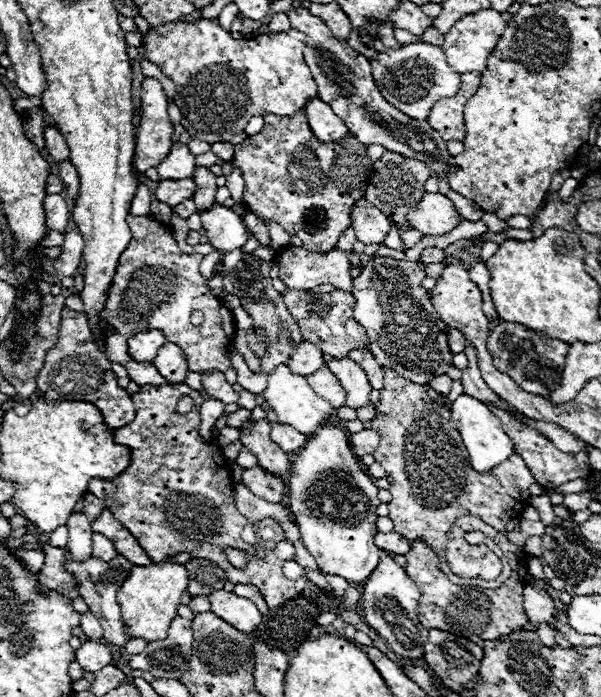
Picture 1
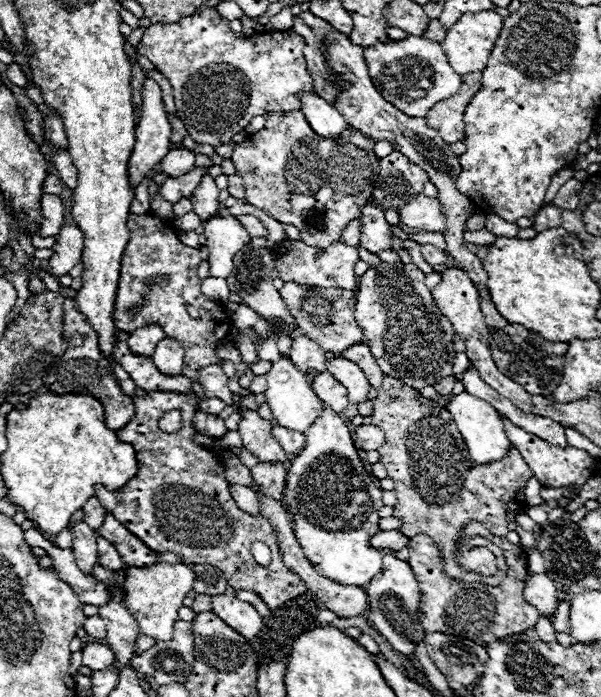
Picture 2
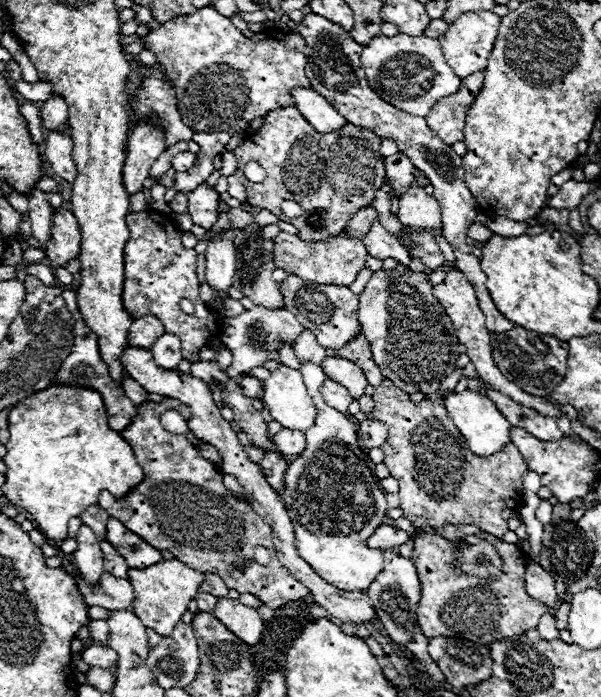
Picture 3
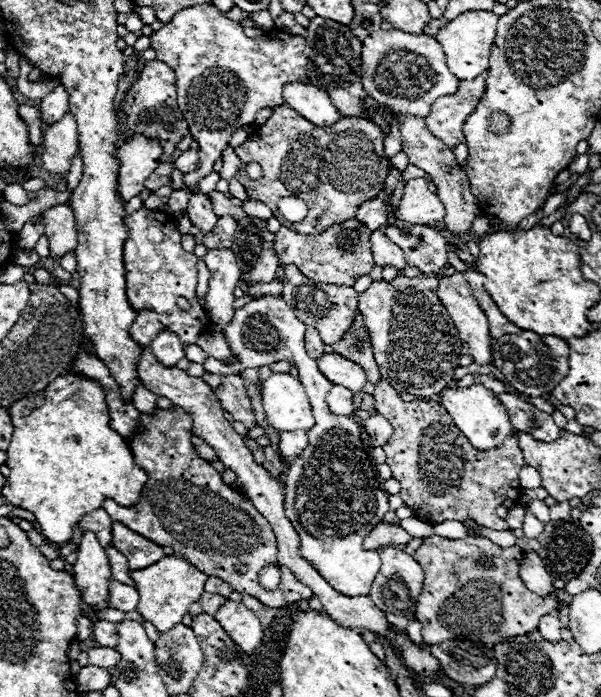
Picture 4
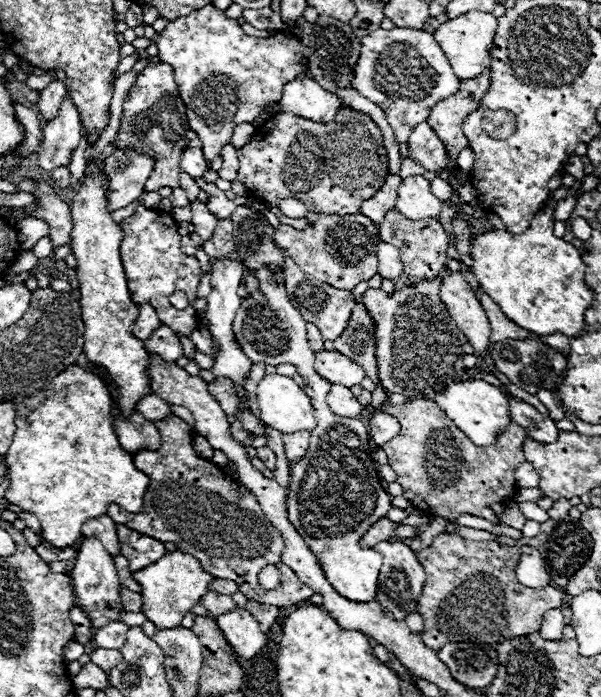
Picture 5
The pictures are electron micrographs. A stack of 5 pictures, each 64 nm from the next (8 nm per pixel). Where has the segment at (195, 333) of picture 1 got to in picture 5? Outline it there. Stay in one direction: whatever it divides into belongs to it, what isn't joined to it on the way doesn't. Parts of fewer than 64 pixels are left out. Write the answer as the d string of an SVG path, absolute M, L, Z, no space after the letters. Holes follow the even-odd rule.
M142 204L136 208L136 212L130 218L122 220L124 240L120 244L120 256L122 266L128 278L130 296L134 296L134 304L154 304L154 310L158 312L158 318L174 328L180 336L190 336L200 326L200 316L194 306L188 306L186 310L176 310L170 304L170 294L184 292L190 302L196 300L196 288L202 276L200 264L194 256L186 256L180 250L180 234L178 234L178 222L162 210L144 208Z

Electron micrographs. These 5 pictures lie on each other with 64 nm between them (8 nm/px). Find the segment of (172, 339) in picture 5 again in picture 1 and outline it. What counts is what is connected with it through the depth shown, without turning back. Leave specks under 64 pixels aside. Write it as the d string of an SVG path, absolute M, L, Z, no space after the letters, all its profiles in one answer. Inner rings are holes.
M166 342L160 350L158 356L154 358L154 366L158 372L170 382L170 384L184 384L186 374L188 374L188 364L184 358L184 352L176 346Z

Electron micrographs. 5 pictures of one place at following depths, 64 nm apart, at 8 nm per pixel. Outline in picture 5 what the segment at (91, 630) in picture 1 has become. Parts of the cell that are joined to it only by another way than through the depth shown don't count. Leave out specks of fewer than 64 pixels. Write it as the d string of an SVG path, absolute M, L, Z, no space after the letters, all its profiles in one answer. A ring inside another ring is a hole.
M114 622L114 624L106 624L102 628L98 628L94 632L94 640L100 648L112 648L112 650L118 650L124 640L126 640L126 630L128 626L122 624L122 622Z

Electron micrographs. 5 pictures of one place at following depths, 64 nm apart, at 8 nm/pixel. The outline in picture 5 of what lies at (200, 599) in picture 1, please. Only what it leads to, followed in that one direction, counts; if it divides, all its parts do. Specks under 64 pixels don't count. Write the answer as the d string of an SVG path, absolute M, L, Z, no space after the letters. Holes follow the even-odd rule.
M206 592L206 596L202 596L200 604L214 616L218 618L222 612L228 612L234 608L234 602L230 596L224 596L224 594L218 594L218 592Z

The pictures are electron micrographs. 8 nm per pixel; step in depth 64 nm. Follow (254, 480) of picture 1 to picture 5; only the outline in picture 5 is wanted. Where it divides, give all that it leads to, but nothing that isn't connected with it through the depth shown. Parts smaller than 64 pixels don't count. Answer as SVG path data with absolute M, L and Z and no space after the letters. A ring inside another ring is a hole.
M268 446L258 448L258 458L264 460L264 464L266 464L268 470L276 470L276 454Z

